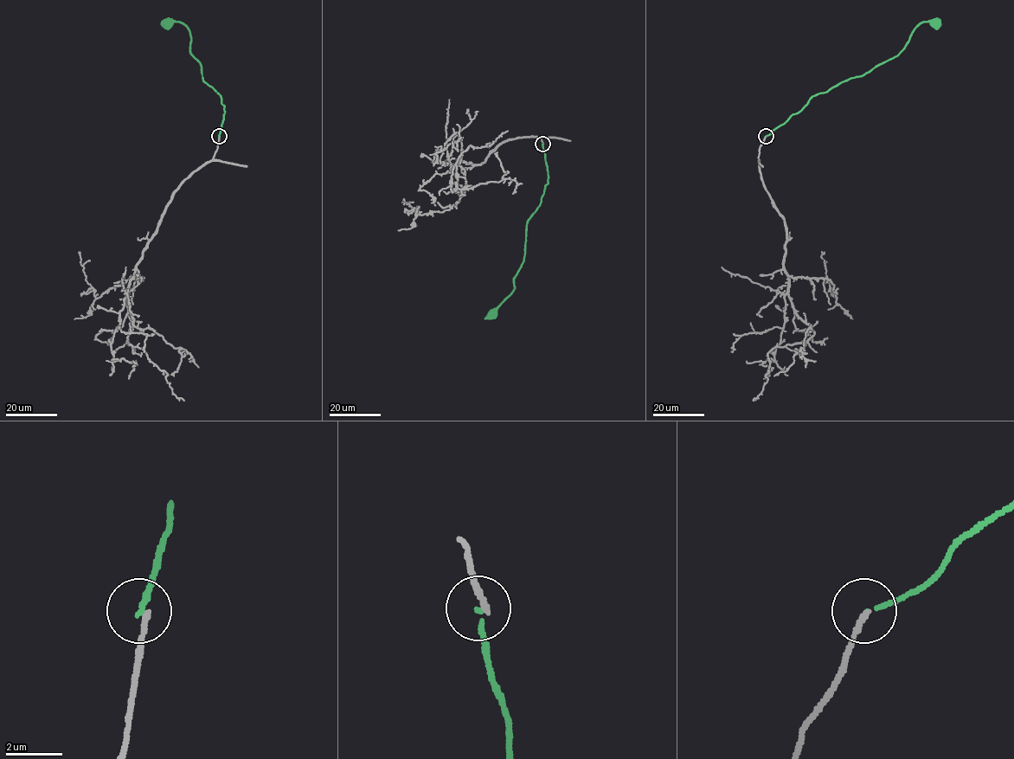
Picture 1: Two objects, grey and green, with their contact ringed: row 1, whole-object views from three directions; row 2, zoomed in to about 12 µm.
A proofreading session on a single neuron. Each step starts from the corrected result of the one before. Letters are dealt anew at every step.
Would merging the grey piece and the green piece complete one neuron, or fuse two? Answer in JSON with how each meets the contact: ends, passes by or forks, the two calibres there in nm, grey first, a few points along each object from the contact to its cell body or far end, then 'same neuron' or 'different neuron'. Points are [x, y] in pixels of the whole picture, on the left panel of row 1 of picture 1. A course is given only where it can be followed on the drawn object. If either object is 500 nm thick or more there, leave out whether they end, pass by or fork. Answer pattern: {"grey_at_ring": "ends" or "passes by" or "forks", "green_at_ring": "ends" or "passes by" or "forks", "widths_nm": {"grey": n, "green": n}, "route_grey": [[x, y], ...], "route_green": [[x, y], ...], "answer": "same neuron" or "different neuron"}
{"grey_at_ring": "ends", "green_at_ring": "ends", "widths_nm": {"grey": 200, "green": 140}, "route_grey": [[219, 136], [213, 158], [174, 193], [127, 292], [133, 318], [128, 342], [165, 372], [172, 392], [183, 400]], "route_green": [[218, 136], [224, 114], [221, 97], [203, 80], [201, 64], [190, 52], [189, 29], [181, 22], [168, 24]], "answer": "different neuron"}

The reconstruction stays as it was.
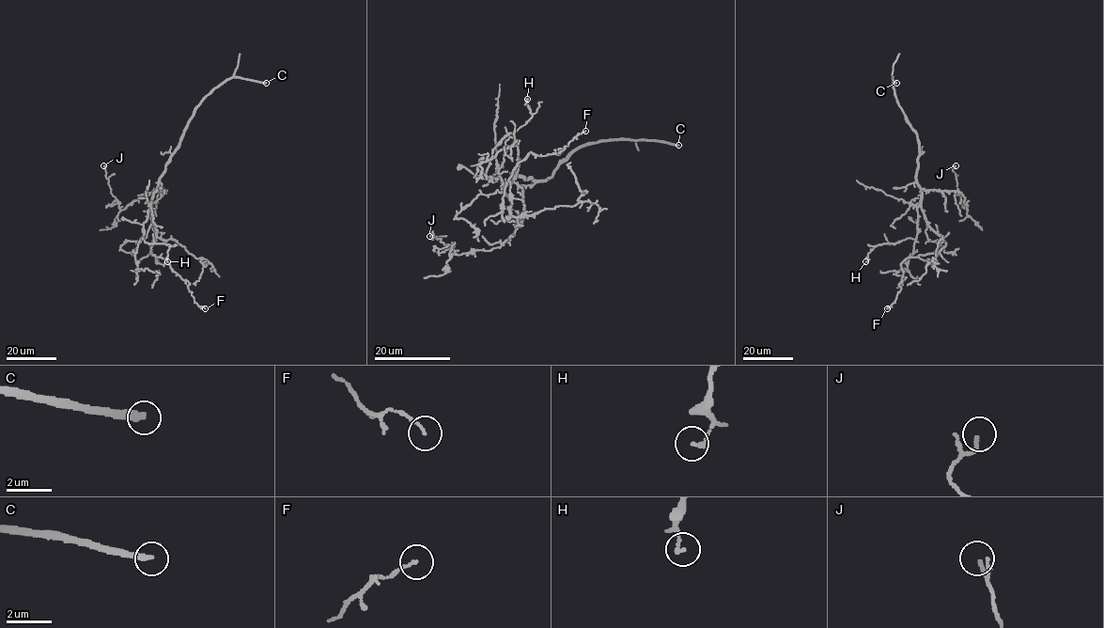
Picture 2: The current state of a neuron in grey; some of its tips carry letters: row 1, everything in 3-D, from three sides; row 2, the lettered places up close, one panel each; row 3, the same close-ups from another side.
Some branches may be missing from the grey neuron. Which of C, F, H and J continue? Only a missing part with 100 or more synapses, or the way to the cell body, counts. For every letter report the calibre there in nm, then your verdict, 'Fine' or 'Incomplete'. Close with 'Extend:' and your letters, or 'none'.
C: Thickness 280 nm. Incomplete
F: Thickness 110 nm. Fine
H: Thickness 170 nm. Fine
J: Thickness 130 nm. Fine
Extend: C

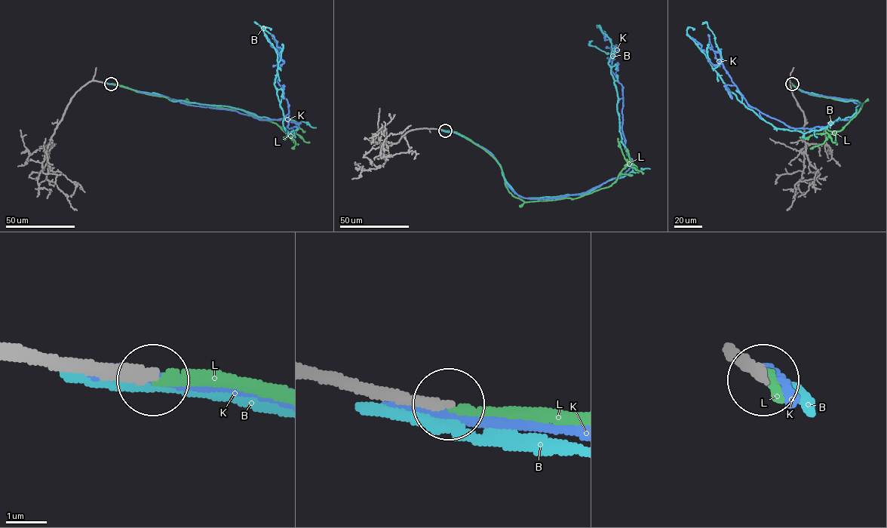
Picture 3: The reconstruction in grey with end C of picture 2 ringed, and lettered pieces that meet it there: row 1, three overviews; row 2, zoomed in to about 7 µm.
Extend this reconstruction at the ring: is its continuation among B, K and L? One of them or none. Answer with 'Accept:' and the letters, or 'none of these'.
Accept: L

